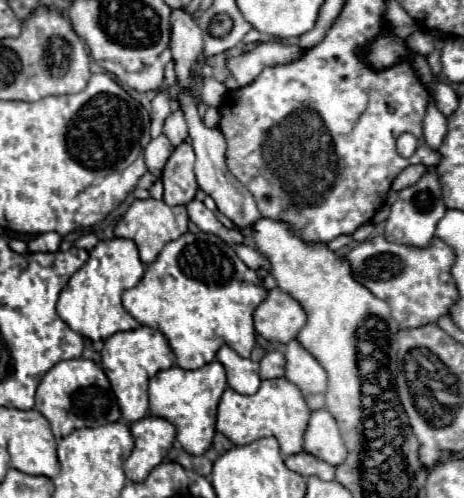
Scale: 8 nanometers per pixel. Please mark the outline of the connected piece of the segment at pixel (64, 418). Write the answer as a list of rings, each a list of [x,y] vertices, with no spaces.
[[[85,358],[63,360],[43,376],[41,384],[37,386],[35,410],[39,410],[47,418],[55,438],[63,438],[77,428],[95,428],[117,422],[121,418],[115,394],[103,368]]]

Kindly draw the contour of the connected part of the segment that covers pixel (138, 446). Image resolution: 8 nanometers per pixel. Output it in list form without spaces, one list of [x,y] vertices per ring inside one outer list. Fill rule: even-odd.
[[[145,416],[131,424],[135,448],[125,460],[125,476],[131,482],[145,480],[149,472],[163,462],[175,442],[175,426],[157,416]]]

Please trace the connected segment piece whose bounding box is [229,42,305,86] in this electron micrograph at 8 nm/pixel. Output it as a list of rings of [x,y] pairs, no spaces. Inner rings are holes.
[[[261,42],[253,50],[233,58],[233,68],[229,68],[229,70],[233,70],[233,76],[235,76],[235,80],[239,80],[241,86],[247,86],[257,78],[257,74],[265,66],[289,64],[291,60],[297,60],[299,56],[303,56],[303,52],[305,50],[299,48],[297,44]]]

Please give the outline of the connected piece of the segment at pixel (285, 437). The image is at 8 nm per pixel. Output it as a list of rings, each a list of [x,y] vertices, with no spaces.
[[[285,378],[265,380],[253,396],[237,394],[231,388],[223,392],[217,410],[217,432],[227,436],[233,444],[251,444],[259,438],[273,436],[281,446],[281,454],[291,456],[303,450],[303,432],[307,430],[309,416],[311,410],[307,408],[303,394],[299,388],[295,388],[295,384]]]

